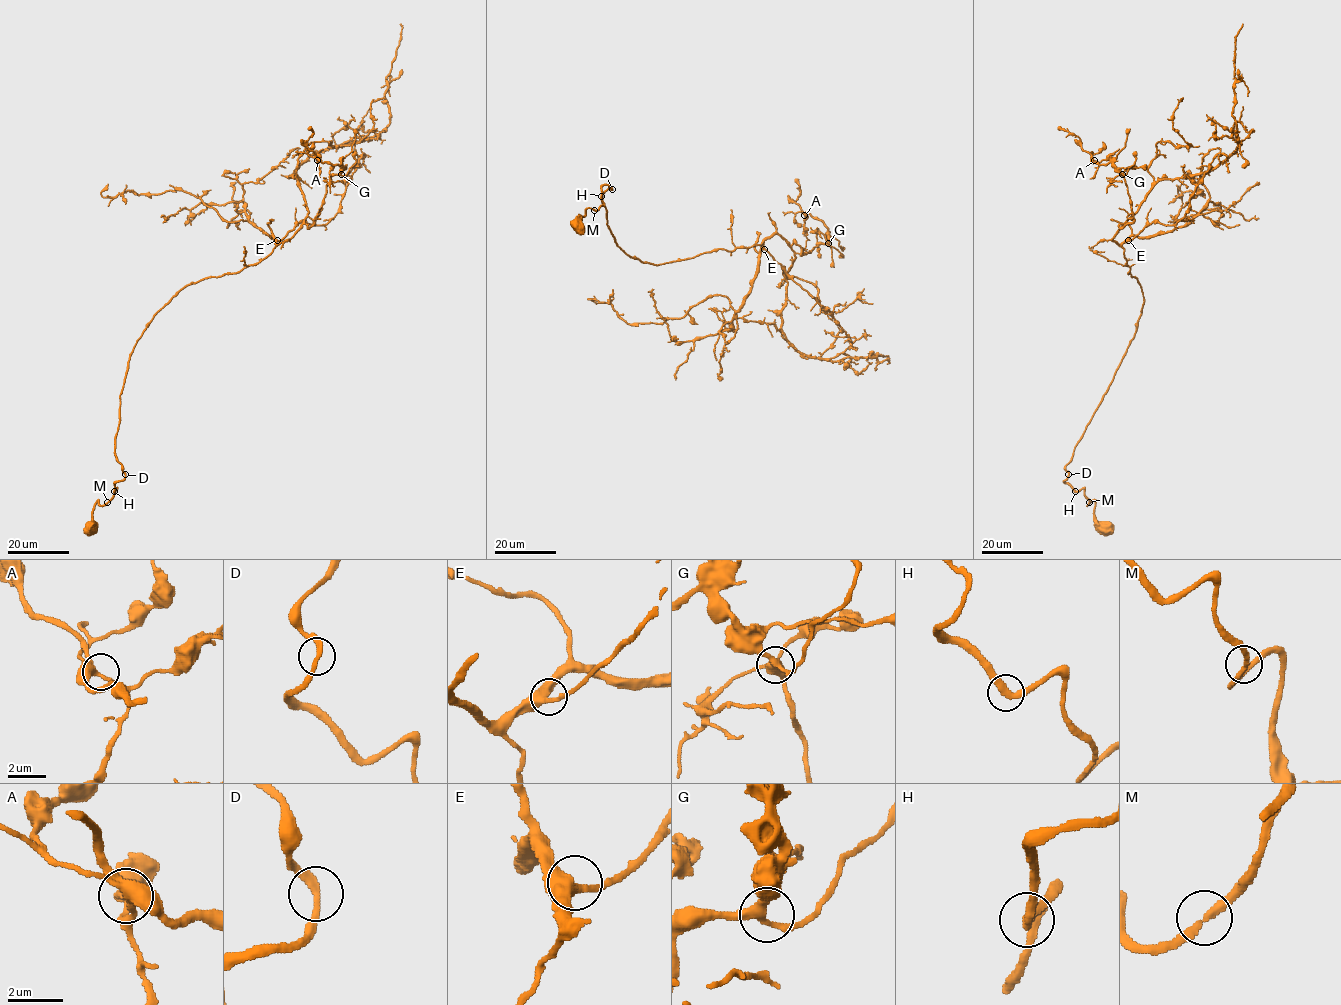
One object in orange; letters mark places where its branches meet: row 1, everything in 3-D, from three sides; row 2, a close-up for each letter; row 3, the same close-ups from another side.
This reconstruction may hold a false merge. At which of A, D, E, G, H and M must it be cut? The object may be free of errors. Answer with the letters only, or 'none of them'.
none of them

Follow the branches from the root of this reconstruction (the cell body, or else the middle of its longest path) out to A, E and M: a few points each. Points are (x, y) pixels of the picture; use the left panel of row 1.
A: (88, 528), (125, 477), (119, 395), (146, 325), (314, 219), (341, 167), (317, 160)
E: (88, 528), (94, 503), (125, 477), (119, 395), (146, 325), (185, 286), (255, 265), (277, 240)
M: (88, 528), (94, 503), (97, 500), (100, 505), (107, 502)

